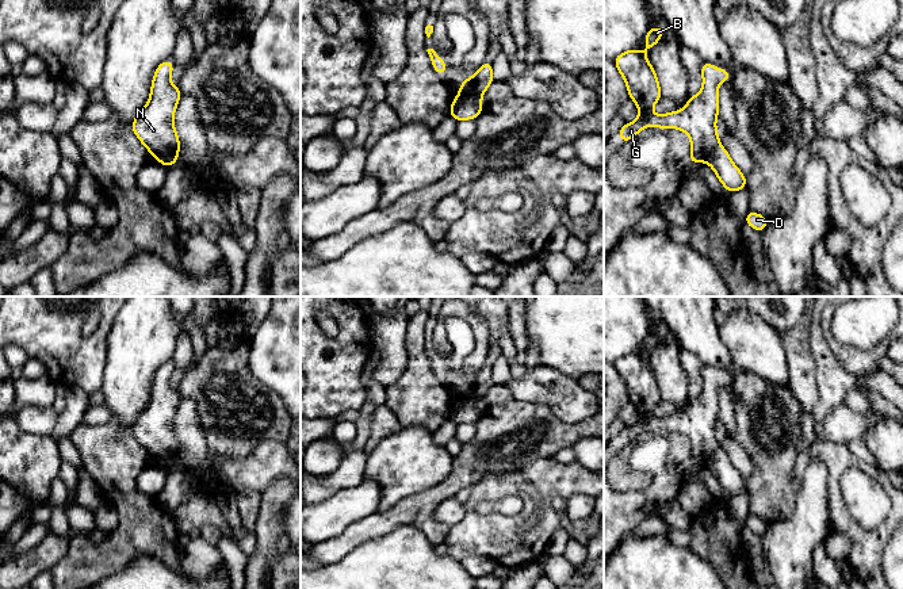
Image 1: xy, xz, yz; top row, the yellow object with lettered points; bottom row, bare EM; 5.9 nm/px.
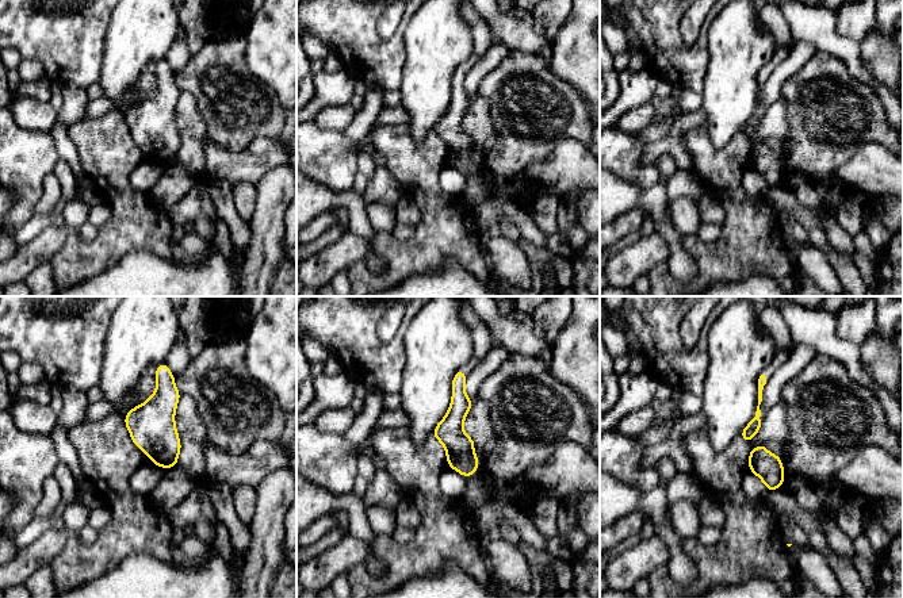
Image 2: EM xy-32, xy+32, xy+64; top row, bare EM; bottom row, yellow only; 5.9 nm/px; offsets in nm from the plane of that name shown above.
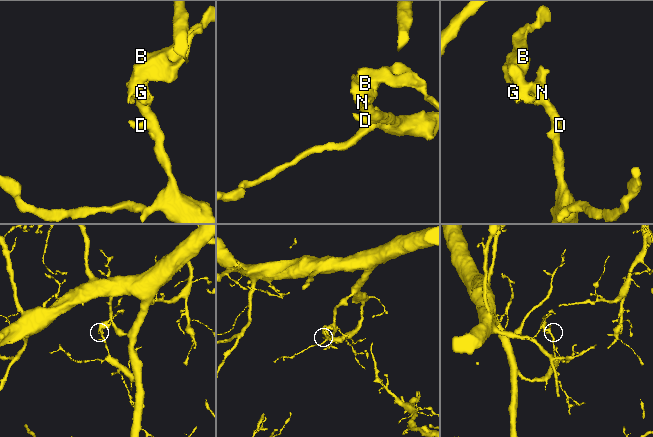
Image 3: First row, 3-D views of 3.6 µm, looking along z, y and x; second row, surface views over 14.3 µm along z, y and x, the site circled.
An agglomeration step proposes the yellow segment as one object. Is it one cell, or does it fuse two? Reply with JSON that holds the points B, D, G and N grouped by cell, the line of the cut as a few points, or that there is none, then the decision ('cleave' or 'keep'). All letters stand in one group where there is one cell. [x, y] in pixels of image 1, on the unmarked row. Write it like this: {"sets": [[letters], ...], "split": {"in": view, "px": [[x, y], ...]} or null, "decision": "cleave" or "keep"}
{"sets": [["B", "G", "N"], ["D"]], "split": {"in": "xz", "px": [[479, 401], [456, 402]]}, "decision": "cleave"}

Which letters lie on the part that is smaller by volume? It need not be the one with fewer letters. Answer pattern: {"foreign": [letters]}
{"foreign": ["B", "G", "N"]}

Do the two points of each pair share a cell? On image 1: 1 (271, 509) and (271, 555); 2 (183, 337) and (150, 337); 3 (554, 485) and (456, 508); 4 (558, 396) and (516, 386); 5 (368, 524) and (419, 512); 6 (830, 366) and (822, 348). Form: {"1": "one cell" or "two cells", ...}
{"1": "one cell", "2": "two cells", "3": "two cells", "4": "one cell", "5": "one cell", "6": "one cell"}

